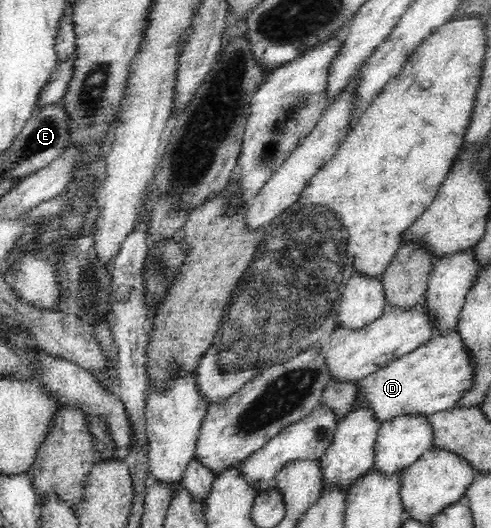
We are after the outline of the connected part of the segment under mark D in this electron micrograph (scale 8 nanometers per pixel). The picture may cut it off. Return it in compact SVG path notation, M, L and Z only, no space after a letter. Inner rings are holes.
M458 331L434 336L423 346L380 367L357 381L357 394L370 403L376 421L384 422L402 414L432 415L457 406L460 397L473 389L475 366L472 355Z

